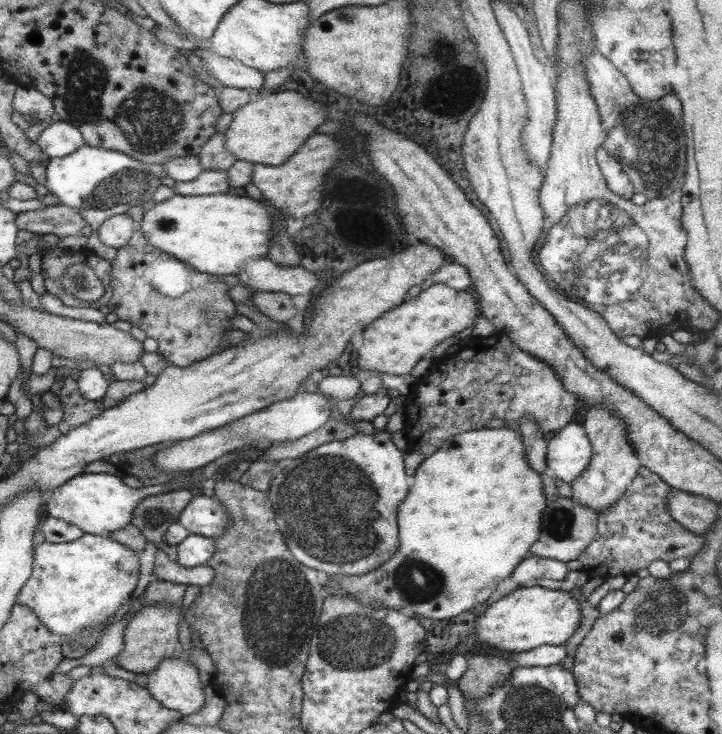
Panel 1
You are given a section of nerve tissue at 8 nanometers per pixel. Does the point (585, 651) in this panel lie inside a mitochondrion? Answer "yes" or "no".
no

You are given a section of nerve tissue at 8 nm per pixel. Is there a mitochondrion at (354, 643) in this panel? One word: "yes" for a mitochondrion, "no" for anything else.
yes

